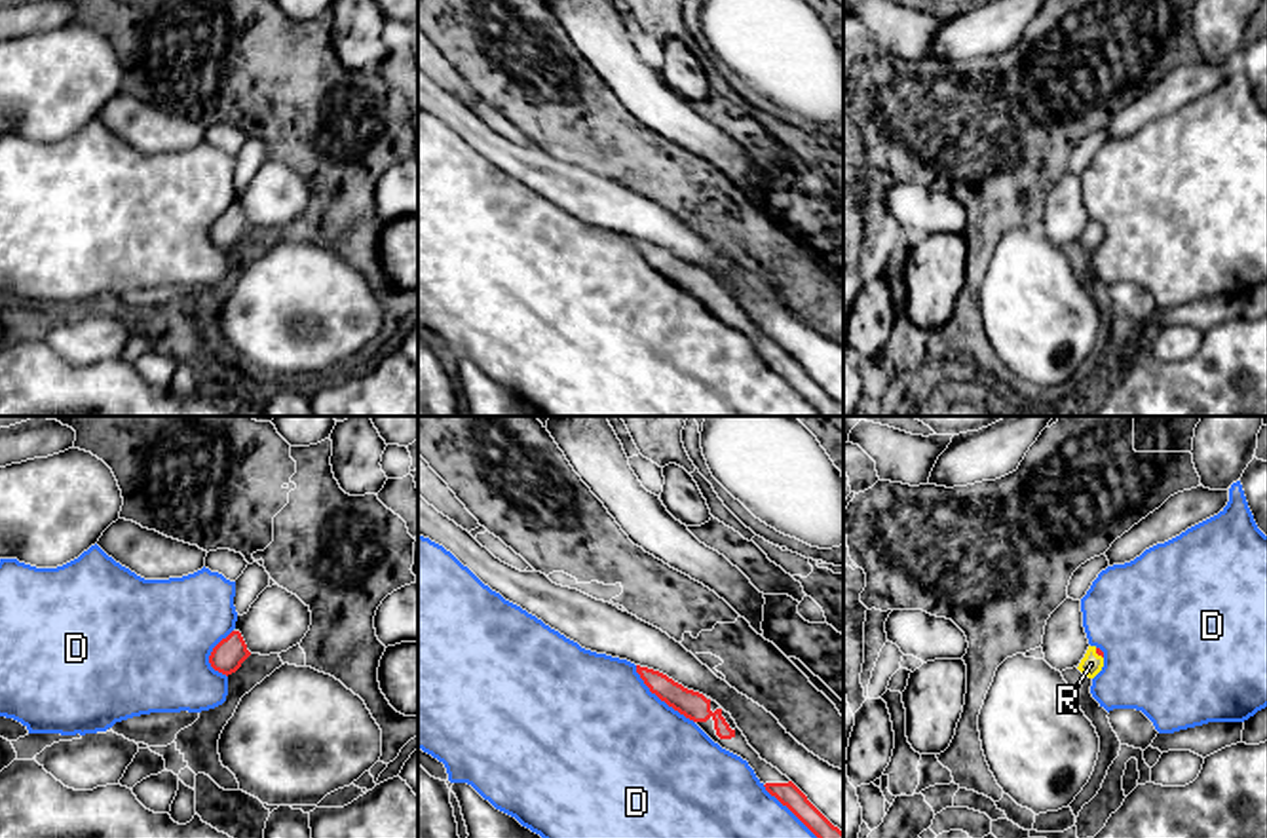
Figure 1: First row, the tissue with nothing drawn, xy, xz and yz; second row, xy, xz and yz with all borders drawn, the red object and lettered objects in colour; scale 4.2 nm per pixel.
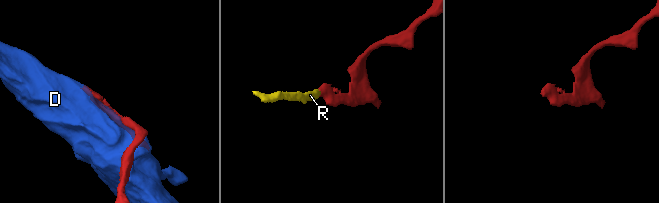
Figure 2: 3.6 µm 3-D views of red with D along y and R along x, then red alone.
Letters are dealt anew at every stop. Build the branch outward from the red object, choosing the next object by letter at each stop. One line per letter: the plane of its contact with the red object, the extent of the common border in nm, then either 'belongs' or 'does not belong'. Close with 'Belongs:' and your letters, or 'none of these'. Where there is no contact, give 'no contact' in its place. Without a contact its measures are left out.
D: xz | 360 nm | does not belong
R: yz | 60 nm | belongs
Belongs: R

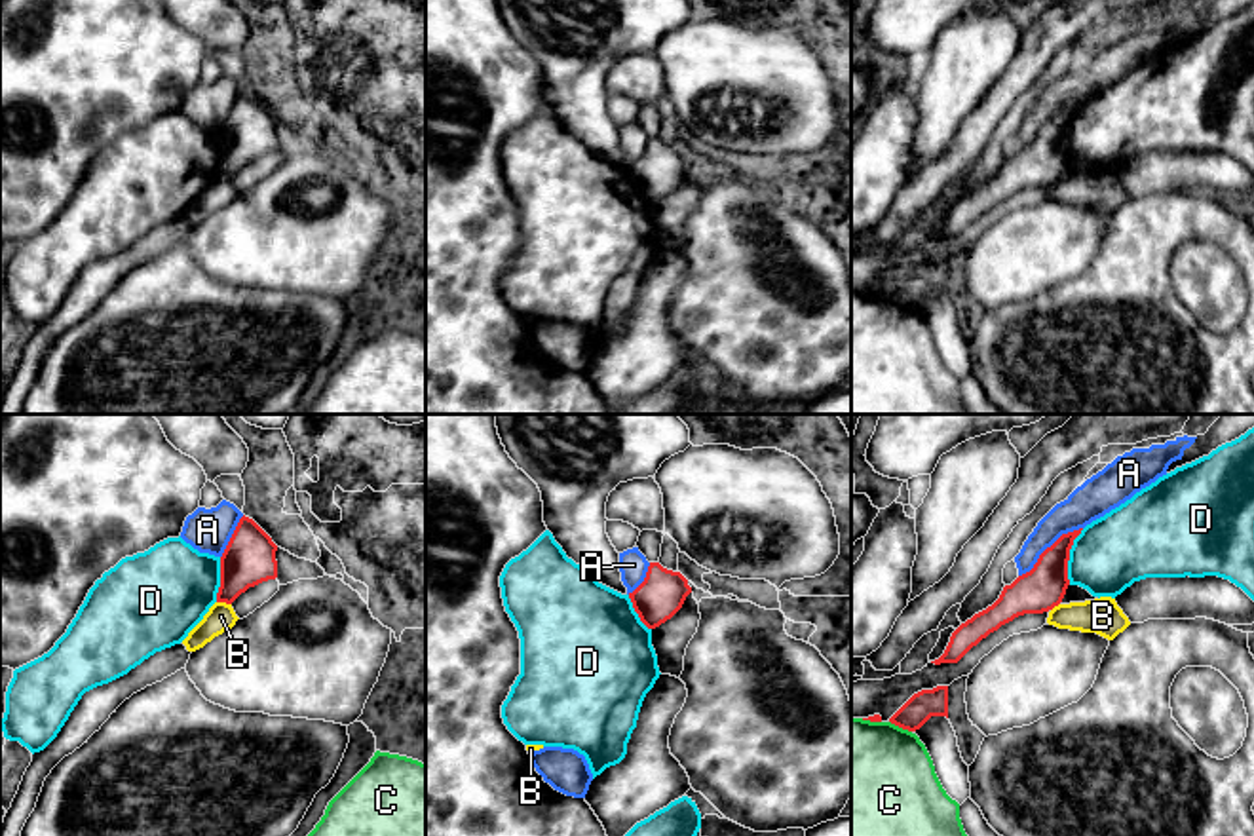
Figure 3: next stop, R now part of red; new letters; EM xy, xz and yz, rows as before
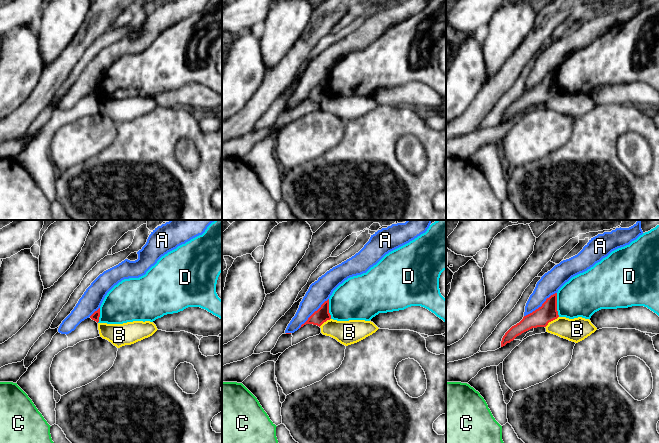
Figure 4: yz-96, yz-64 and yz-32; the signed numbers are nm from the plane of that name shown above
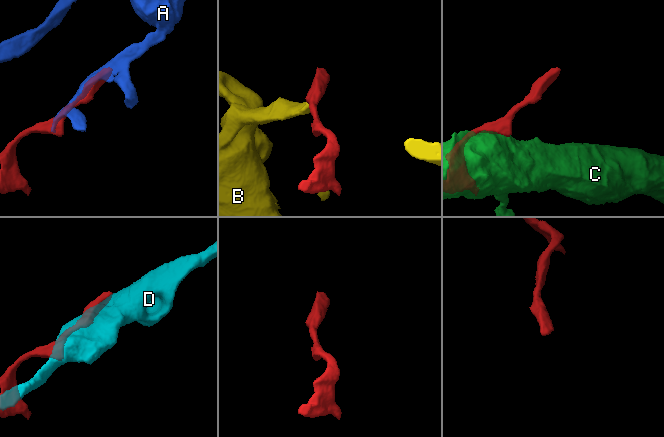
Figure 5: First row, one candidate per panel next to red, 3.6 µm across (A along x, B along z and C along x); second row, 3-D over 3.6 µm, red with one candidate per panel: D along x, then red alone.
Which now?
A: yz | 340 nm | does not belong
B: xy | 70 nm | does not belong
C: yz | 110 nm | does not belong
D: yz | 240 nm | does not belong
Belongs: none of these

